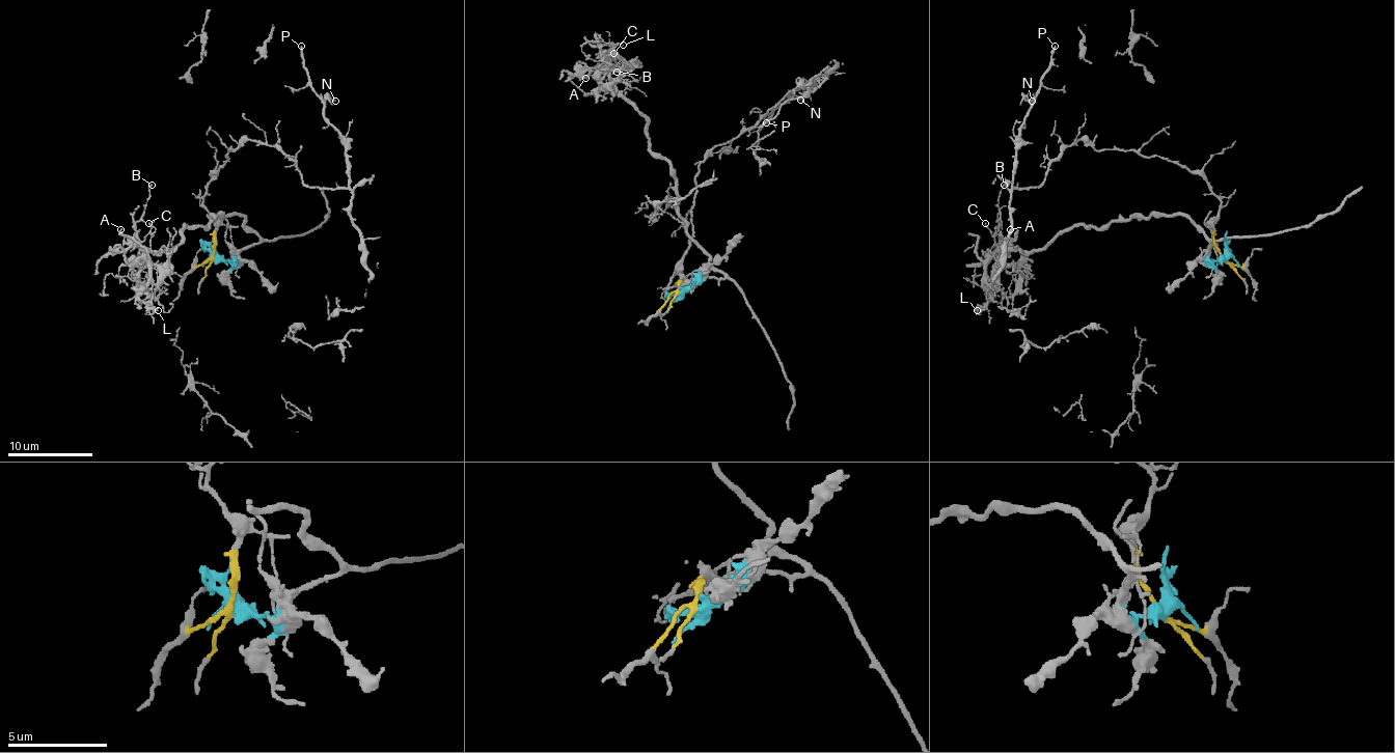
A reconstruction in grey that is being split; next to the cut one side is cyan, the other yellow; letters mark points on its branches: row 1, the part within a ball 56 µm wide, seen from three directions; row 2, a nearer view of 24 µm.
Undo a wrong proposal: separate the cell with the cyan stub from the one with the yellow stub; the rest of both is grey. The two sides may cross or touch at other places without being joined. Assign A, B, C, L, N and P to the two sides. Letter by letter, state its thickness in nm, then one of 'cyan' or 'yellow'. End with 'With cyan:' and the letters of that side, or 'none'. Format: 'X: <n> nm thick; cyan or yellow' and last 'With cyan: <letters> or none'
A: 130 nm thick; cyan
B: 120 nm thick; cyan
C: 120 nm thick; cyan
L: 140 nm thick; cyan
N: 120 nm thick; yellow
P: 190 nm thick; yellow
With cyan: A, B, C, L

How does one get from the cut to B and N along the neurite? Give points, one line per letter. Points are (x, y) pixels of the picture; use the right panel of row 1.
B: (1224, 256), (1211, 260), (1196, 226), (1169, 214), (1004, 248), (1004, 184)
N: (1224, 256), (1211, 186), (1171, 161), (1081, 139), (1038, 186), (1013, 188), (1015, 139), (1032, 101)

